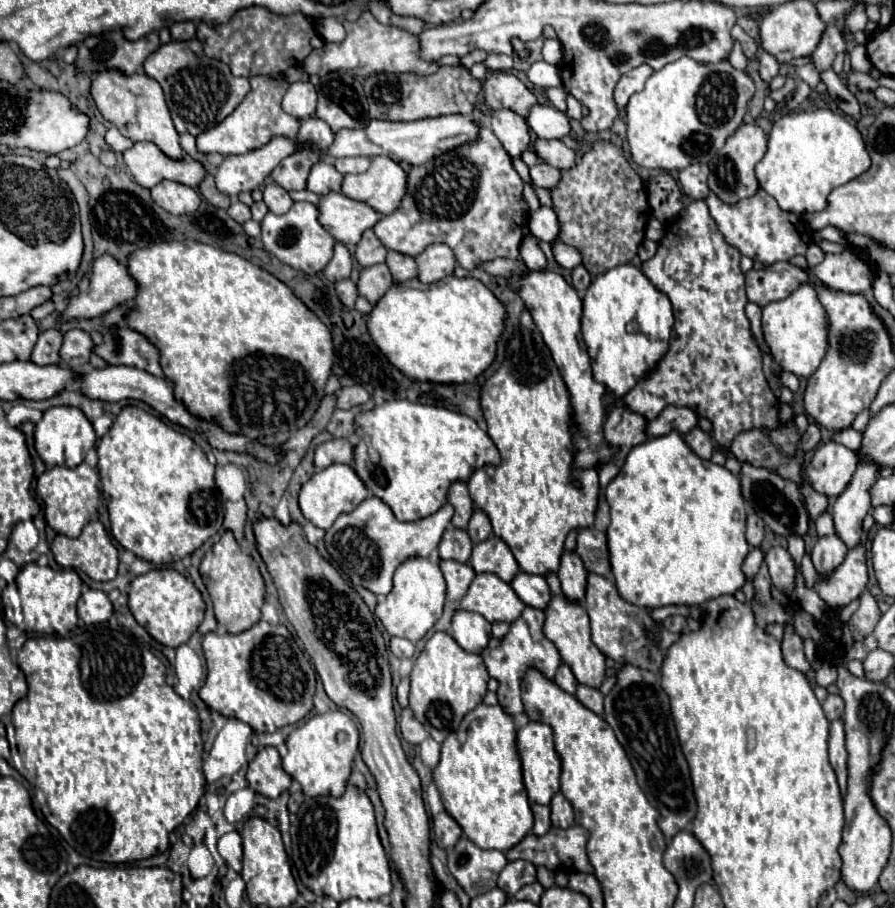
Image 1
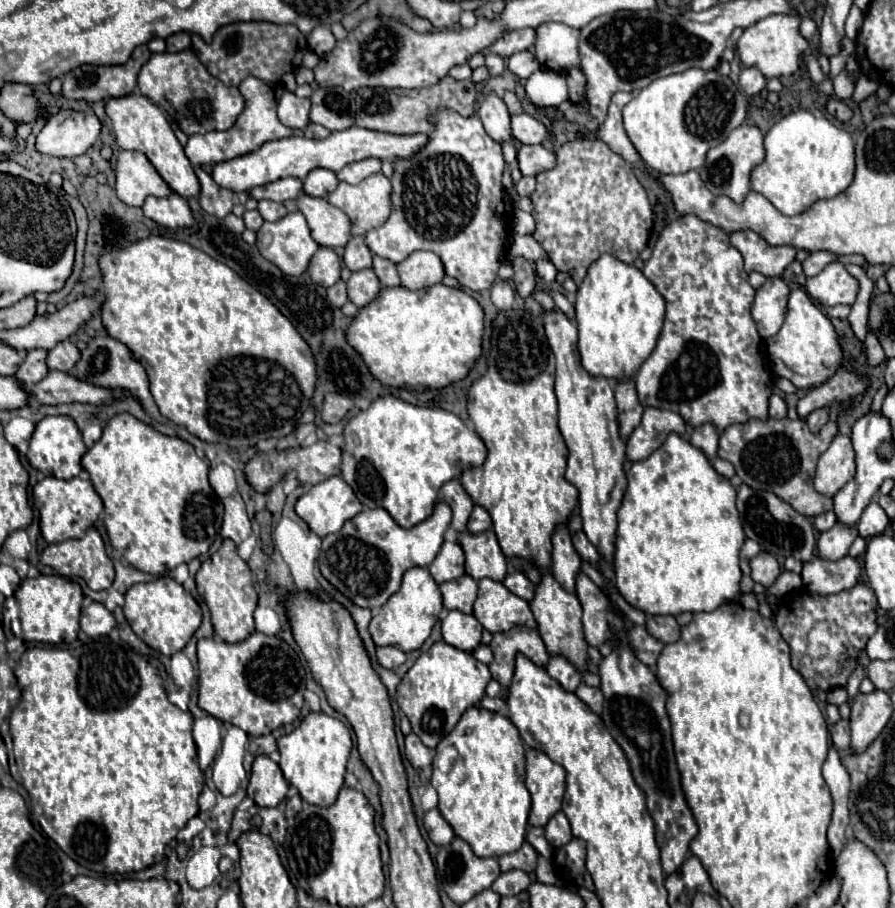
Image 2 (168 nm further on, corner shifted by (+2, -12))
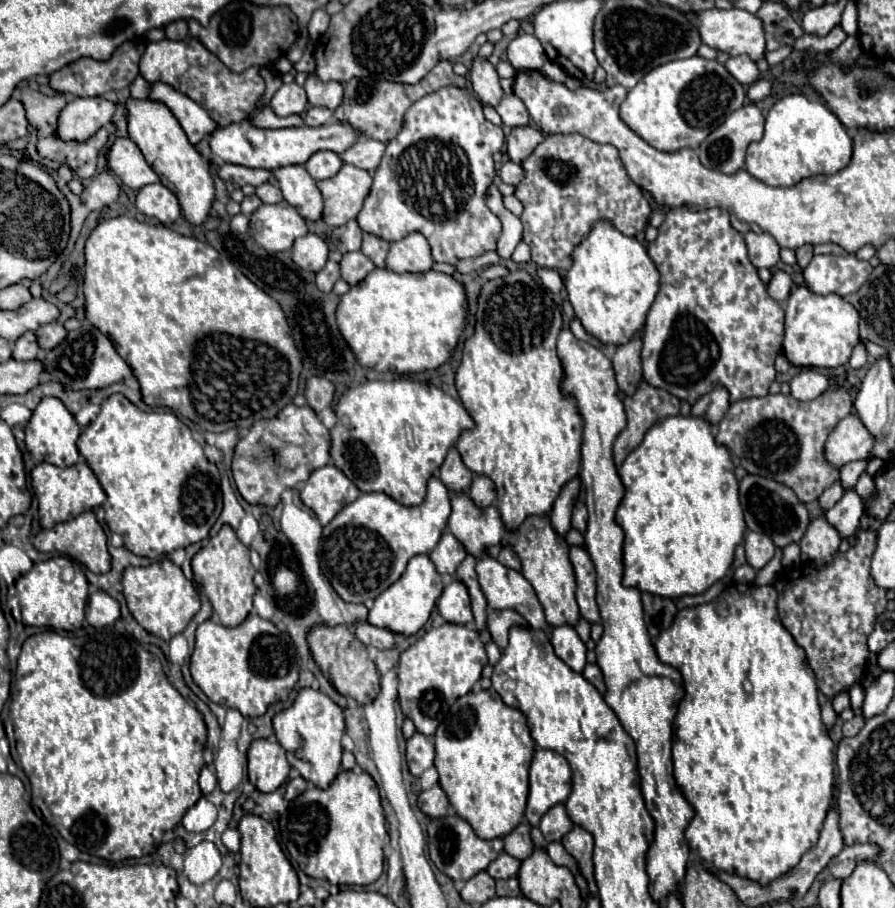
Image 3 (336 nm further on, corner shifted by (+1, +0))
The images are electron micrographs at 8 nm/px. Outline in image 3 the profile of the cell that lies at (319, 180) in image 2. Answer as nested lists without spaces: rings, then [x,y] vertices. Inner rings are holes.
[[[320,150],[320,152],[312,154],[310,160],[306,162],[306,170],[314,180],[332,178],[340,168],[342,168],[340,156],[330,150]]]

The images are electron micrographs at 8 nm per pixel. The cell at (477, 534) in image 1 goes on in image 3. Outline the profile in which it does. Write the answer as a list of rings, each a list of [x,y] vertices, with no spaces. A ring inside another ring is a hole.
[[[476,476],[470,486],[470,498],[476,502],[476,506],[494,504],[494,500],[496,500],[494,482],[488,476]]]

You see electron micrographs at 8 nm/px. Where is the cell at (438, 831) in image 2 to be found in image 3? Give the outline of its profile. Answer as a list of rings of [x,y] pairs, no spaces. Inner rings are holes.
[[[436,784],[418,796],[418,806],[426,816],[442,818],[448,812],[448,796],[440,784]]]

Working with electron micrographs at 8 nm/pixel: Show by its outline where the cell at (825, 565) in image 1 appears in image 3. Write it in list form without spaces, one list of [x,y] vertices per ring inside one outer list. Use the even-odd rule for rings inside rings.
[[[846,490],[846,494],[836,502],[836,506],[826,510],[828,522],[832,522],[836,530],[840,530],[842,538],[850,538],[858,530],[862,514],[864,514],[864,502],[856,494],[856,490]]]

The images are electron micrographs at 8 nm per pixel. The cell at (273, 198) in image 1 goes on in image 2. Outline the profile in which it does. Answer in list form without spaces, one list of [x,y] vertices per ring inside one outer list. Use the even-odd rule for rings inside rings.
[[[259,200],[259,208],[257,210],[267,222],[277,222],[287,214],[285,206],[279,204],[279,202],[273,202],[273,200]]]

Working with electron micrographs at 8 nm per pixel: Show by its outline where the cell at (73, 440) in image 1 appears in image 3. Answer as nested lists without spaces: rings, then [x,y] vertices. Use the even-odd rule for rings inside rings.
[[[42,398],[40,404],[34,408],[32,418],[26,424],[26,448],[32,454],[34,462],[48,462],[54,466],[72,466],[78,460],[78,448],[76,448],[76,440],[80,436],[80,426],[74,420],[74,416],[66,410],[66,406],[58,400],[58,398]]]

